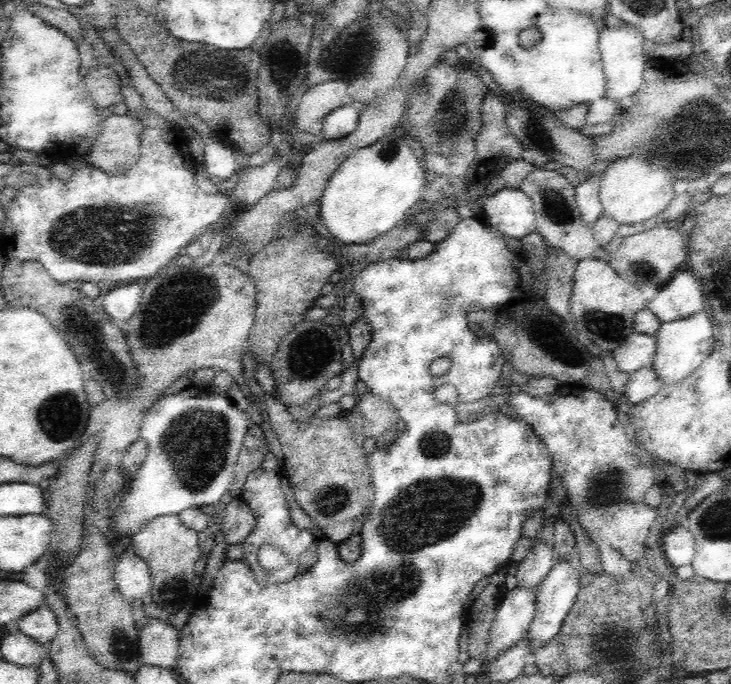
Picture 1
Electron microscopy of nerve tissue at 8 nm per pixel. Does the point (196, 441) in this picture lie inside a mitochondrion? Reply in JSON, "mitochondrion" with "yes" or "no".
{"mitochondrion":"yes"}

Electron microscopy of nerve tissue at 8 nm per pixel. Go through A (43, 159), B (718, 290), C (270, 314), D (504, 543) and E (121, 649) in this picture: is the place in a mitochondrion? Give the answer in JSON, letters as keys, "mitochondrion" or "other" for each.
{"A":"other","B":"other","C":"other","D":"other","E":"mitochondrion"}

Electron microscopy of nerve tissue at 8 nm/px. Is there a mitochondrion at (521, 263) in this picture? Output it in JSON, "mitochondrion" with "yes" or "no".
{"mitochondrion":"no"}

